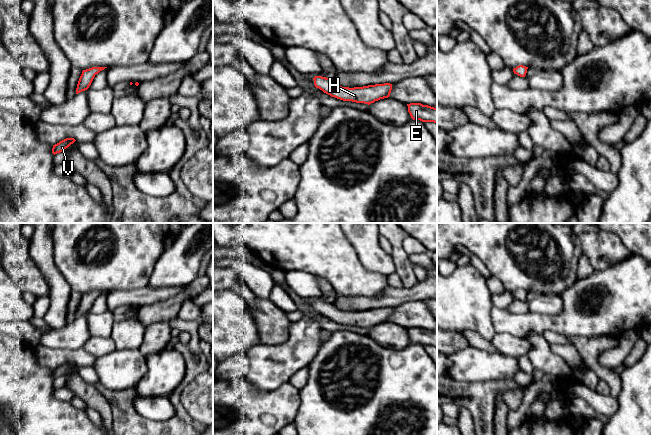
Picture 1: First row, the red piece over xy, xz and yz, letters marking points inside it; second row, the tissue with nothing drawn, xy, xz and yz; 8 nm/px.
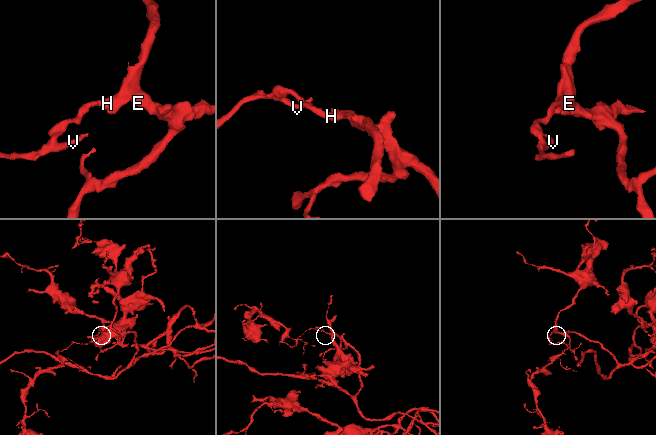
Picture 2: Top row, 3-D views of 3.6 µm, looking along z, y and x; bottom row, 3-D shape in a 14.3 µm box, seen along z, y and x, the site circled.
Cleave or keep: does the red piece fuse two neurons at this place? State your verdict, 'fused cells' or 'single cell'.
fused cells

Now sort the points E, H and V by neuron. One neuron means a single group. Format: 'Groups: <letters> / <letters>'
Groups: E H / V

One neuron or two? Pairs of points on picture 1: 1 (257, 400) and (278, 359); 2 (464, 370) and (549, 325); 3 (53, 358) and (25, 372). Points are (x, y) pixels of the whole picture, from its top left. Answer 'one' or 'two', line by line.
1: two
2: two
3: two

